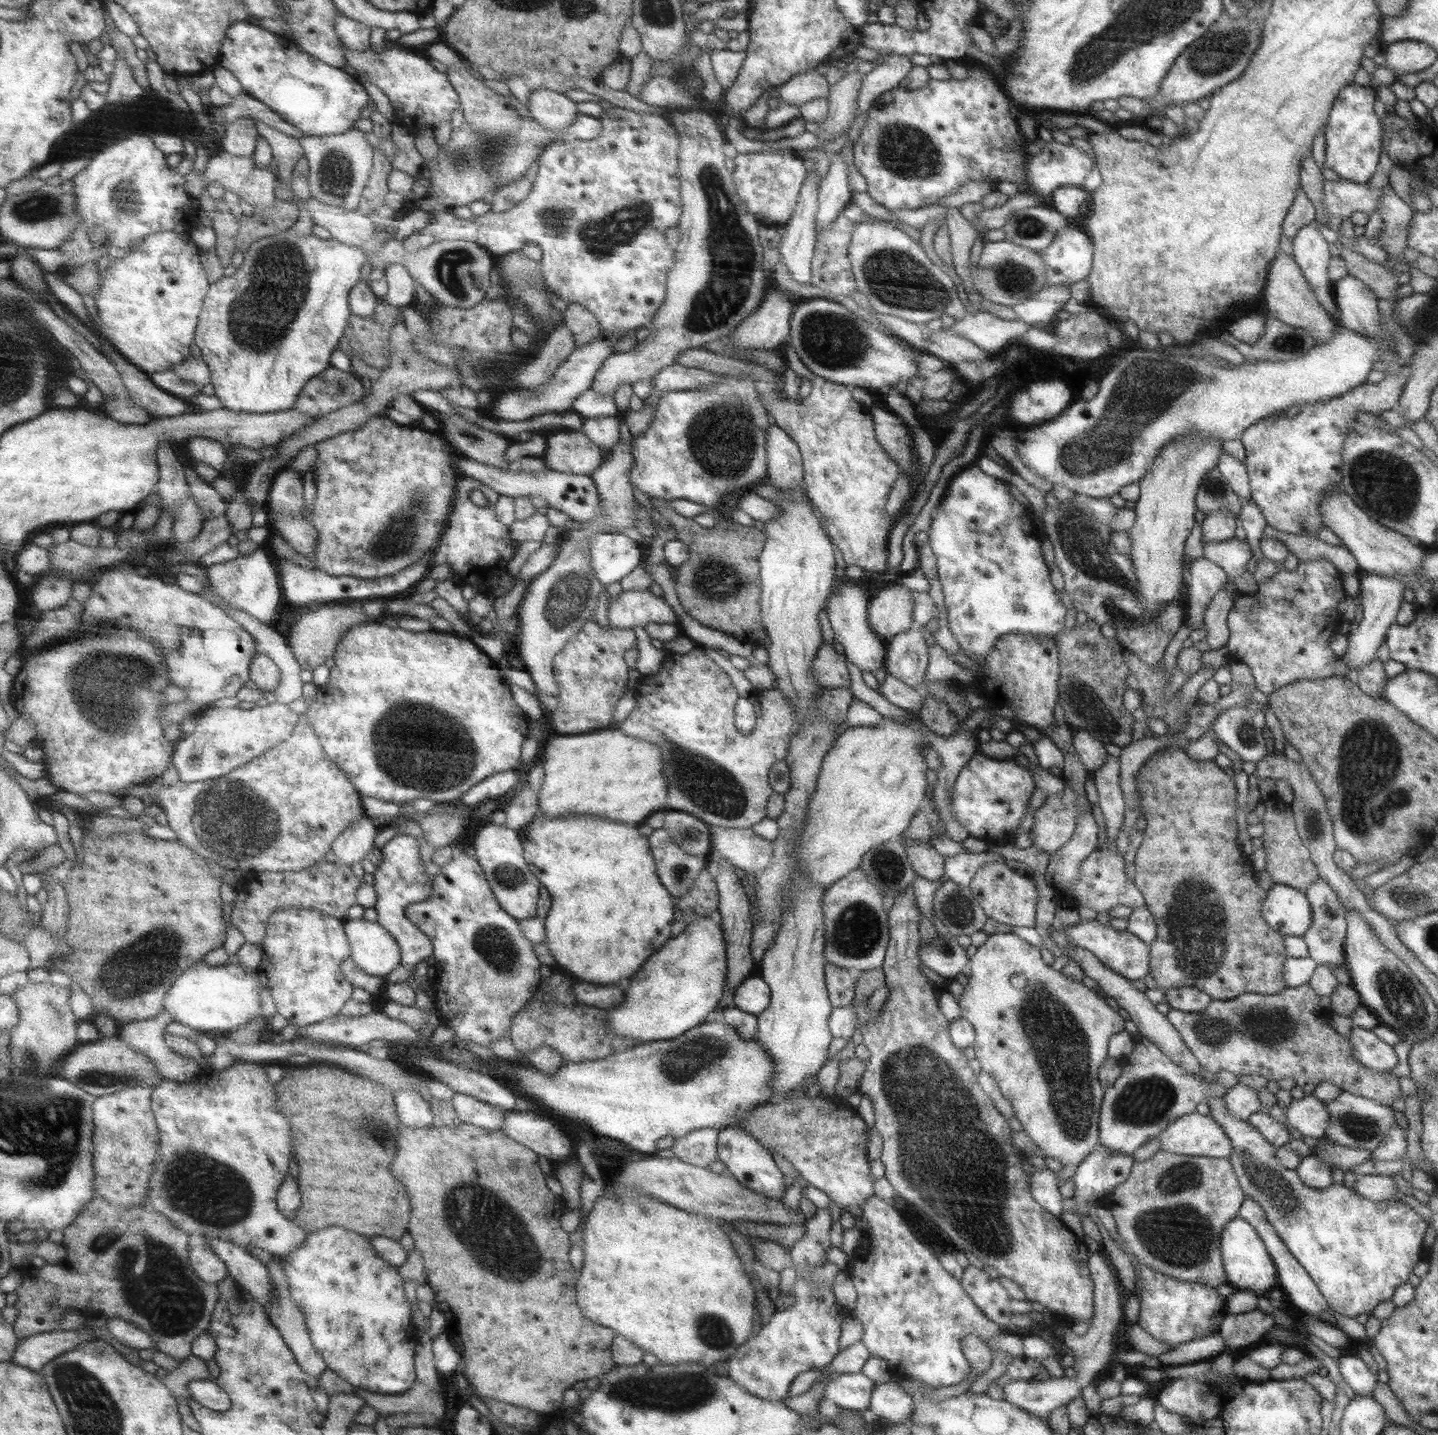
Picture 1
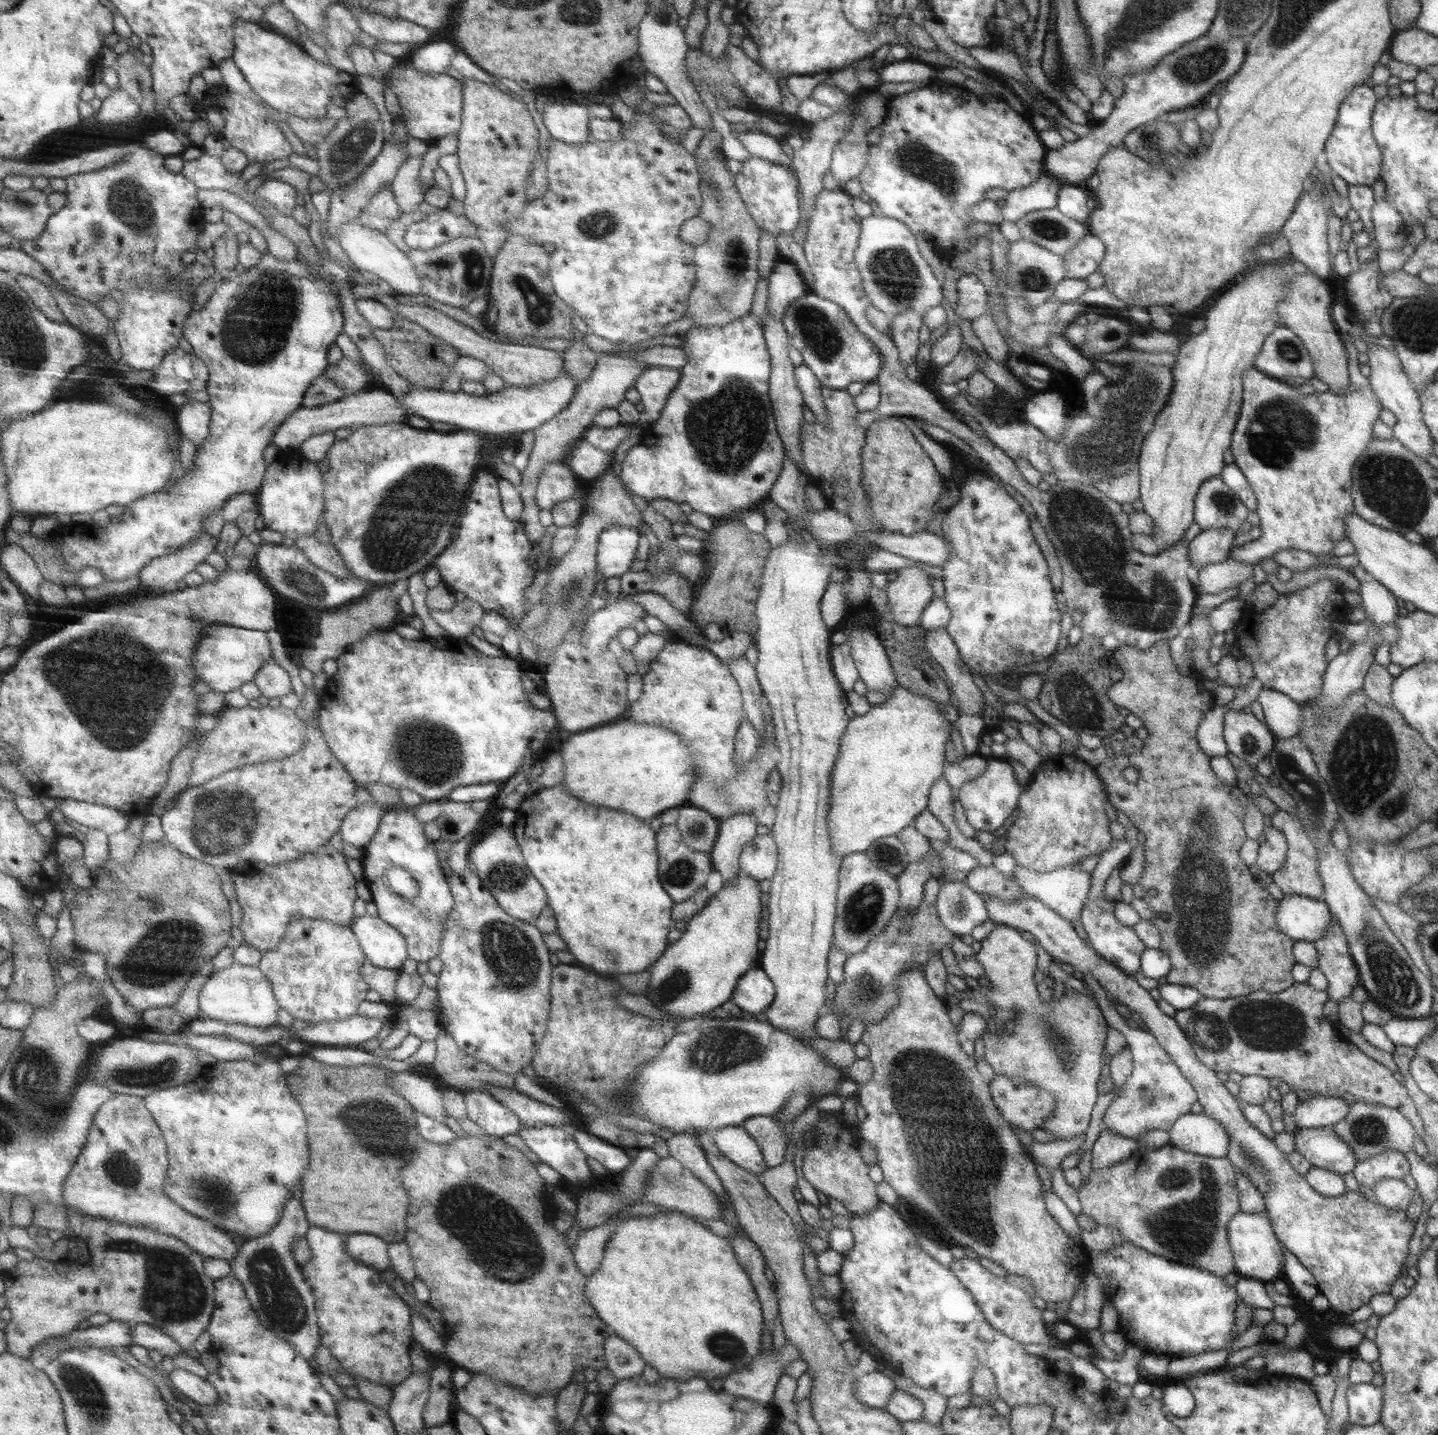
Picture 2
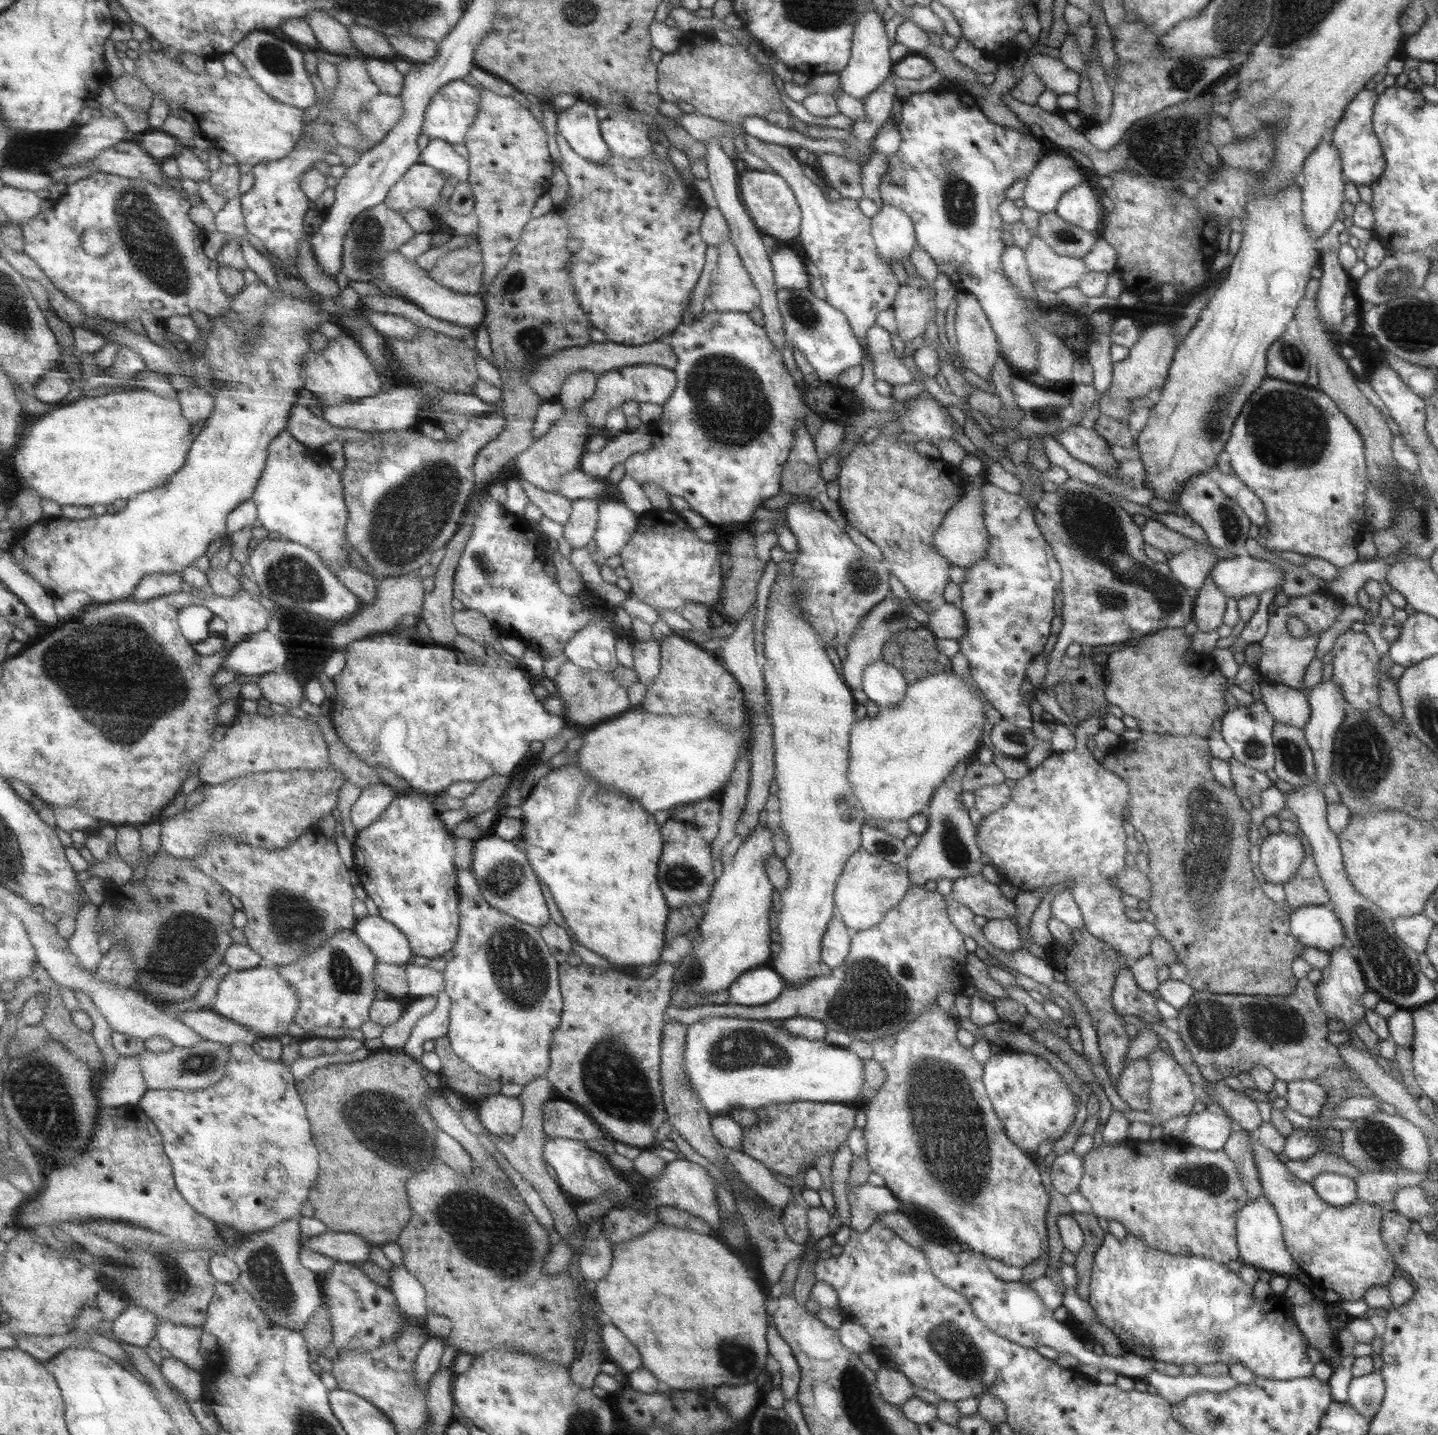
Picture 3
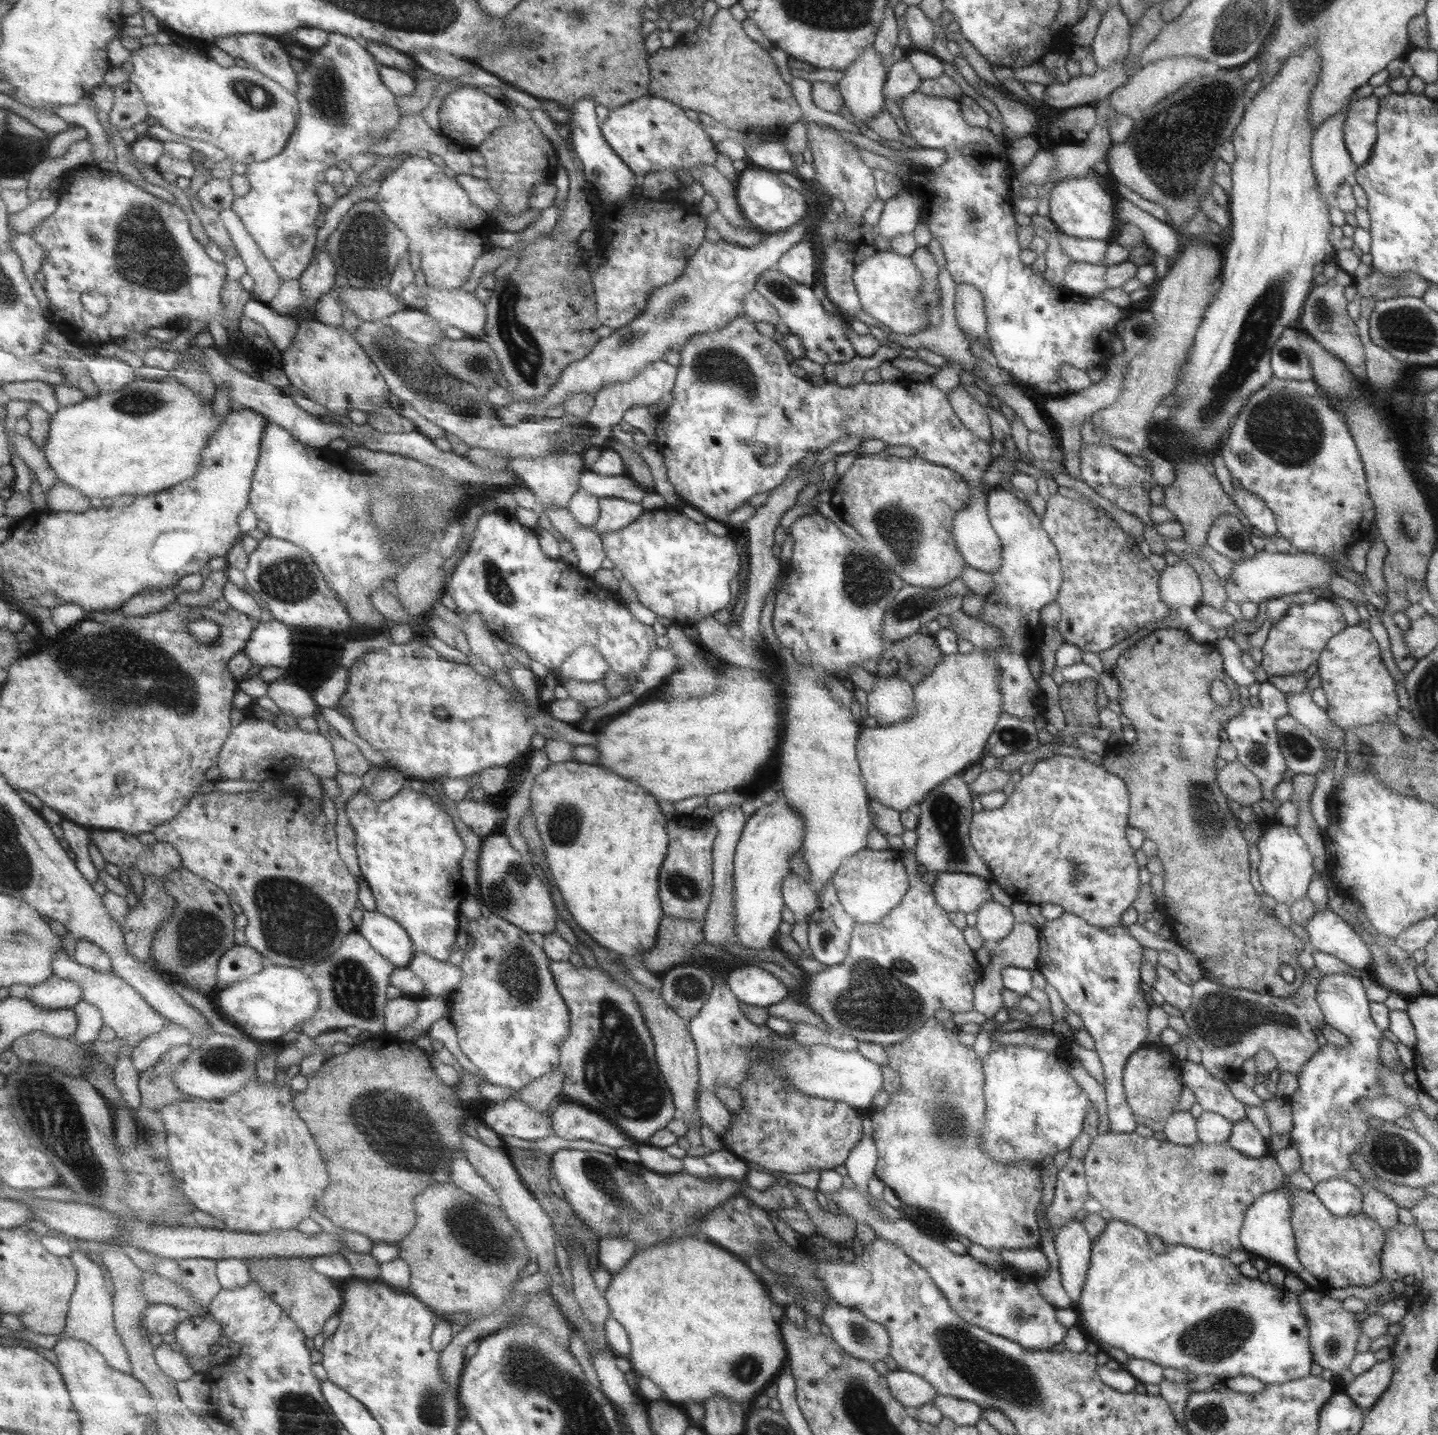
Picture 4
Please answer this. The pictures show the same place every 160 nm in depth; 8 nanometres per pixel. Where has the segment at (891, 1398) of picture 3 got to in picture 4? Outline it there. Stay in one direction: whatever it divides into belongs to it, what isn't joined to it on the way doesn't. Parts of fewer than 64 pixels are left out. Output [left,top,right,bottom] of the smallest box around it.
[885,1369,939,1411]

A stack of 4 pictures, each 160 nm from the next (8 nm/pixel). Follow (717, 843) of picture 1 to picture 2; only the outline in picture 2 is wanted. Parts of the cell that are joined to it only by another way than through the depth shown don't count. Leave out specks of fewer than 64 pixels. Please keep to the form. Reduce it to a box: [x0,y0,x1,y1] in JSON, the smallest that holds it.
[740,834,779,881]

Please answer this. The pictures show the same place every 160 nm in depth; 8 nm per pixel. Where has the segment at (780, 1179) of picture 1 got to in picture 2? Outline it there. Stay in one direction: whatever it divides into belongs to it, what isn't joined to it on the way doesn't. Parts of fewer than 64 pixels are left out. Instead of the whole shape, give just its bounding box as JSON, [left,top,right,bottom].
[714,1125,767,1174]

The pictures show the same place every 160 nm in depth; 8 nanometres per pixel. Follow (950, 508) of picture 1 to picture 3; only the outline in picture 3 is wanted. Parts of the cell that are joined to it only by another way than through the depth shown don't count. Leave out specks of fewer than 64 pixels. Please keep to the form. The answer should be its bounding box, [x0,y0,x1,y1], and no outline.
[958,482,1063,729]

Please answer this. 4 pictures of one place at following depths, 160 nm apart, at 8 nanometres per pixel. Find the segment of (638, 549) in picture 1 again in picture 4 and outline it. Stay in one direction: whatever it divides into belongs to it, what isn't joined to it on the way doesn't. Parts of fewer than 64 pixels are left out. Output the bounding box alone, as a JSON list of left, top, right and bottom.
[594,497,642,534]

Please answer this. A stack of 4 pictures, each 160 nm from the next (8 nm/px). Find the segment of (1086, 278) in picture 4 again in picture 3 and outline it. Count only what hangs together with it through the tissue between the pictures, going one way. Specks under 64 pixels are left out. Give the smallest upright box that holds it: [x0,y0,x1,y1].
[1024,234,1091,292]

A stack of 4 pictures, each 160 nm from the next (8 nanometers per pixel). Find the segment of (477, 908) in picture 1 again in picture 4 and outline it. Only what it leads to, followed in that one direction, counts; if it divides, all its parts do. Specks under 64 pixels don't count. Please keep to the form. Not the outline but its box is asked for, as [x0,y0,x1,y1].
[451,913,571,1092]

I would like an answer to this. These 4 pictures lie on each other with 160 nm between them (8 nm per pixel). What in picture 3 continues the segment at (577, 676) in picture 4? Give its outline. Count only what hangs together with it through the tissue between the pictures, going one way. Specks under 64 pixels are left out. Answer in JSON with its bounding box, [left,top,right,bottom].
[564,611,618,672]

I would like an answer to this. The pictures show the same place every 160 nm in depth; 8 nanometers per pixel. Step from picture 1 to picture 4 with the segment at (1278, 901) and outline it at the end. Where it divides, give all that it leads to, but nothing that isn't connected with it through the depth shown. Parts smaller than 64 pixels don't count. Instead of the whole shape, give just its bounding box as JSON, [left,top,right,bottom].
[1305,910,1373,970]

